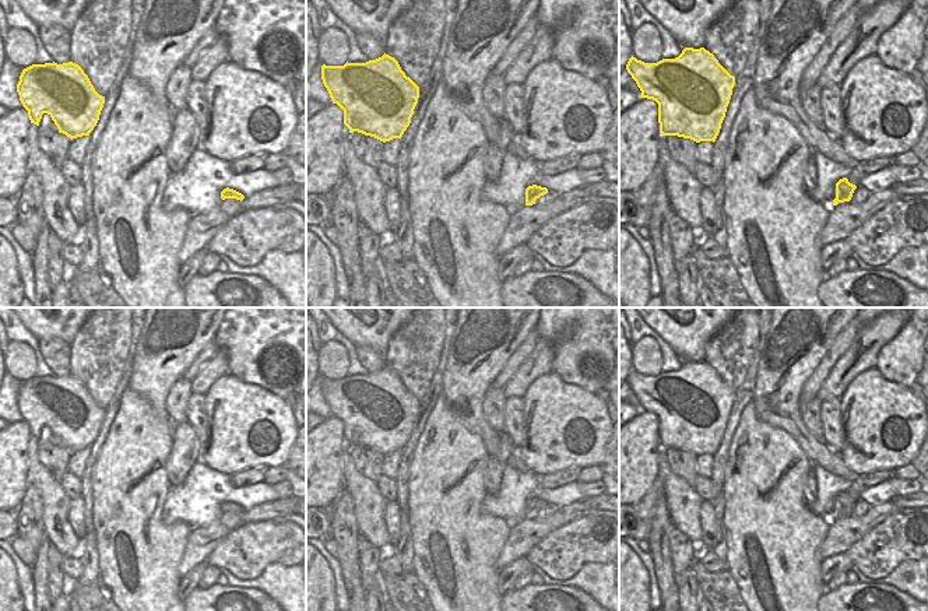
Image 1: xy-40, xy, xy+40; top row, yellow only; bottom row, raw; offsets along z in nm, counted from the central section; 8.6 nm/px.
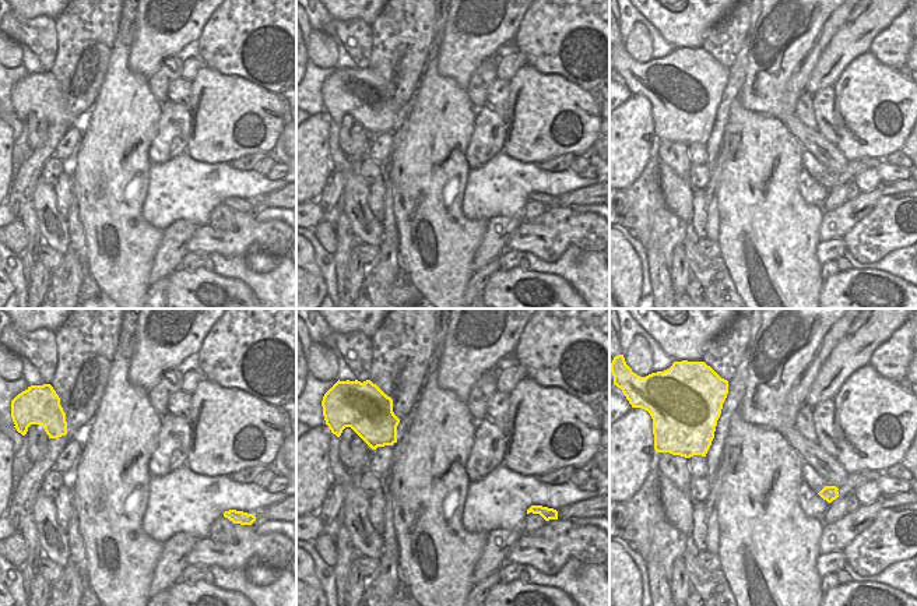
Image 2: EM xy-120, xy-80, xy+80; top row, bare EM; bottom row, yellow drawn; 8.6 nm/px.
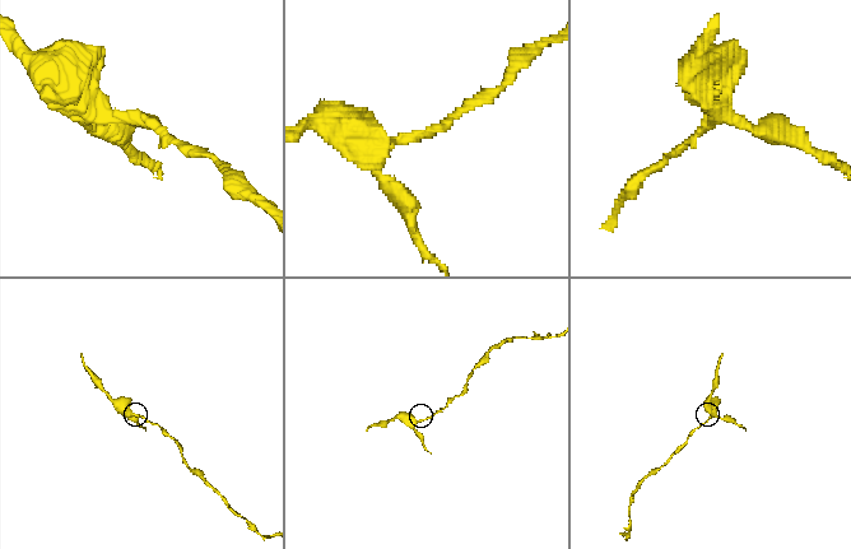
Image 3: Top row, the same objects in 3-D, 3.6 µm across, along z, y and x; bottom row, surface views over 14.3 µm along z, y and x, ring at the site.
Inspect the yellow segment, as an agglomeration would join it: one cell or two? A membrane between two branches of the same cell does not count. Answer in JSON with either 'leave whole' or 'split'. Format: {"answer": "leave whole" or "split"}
{"answer": "leave whole"}

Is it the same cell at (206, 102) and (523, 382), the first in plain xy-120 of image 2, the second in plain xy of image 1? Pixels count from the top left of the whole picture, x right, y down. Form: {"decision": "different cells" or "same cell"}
{"decision": "different cells"}

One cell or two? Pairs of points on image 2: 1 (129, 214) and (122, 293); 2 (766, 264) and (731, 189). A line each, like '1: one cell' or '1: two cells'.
1: one cell
2: one cell

